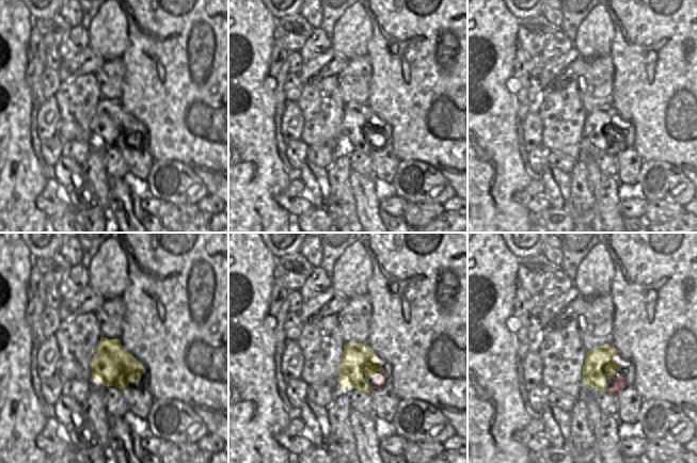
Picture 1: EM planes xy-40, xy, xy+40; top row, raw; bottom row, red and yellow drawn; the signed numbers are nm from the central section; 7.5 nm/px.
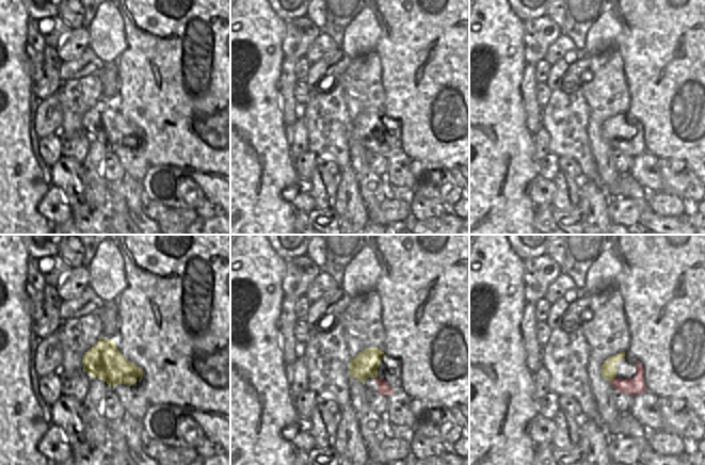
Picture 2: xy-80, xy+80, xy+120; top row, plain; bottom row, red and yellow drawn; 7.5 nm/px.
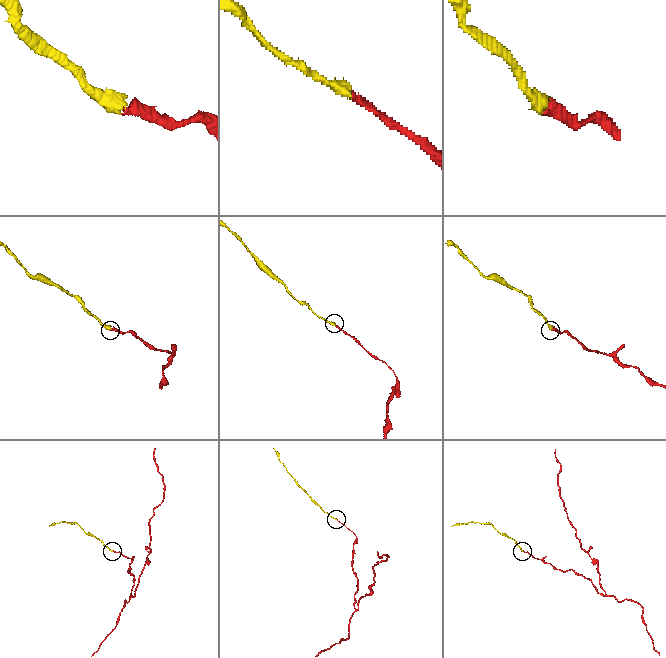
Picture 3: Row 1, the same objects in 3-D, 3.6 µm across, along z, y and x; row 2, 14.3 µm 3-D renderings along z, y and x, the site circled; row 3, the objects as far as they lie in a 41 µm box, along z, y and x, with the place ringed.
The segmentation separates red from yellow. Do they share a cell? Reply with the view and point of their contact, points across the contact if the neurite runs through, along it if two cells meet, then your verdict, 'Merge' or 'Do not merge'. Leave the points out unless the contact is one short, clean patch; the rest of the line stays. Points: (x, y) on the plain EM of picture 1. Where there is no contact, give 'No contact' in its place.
Touches red at xy (369, 152). Path across: xy (379, 141), (379, 145), (369, 152), (359, 142), (359, 122). Merge

